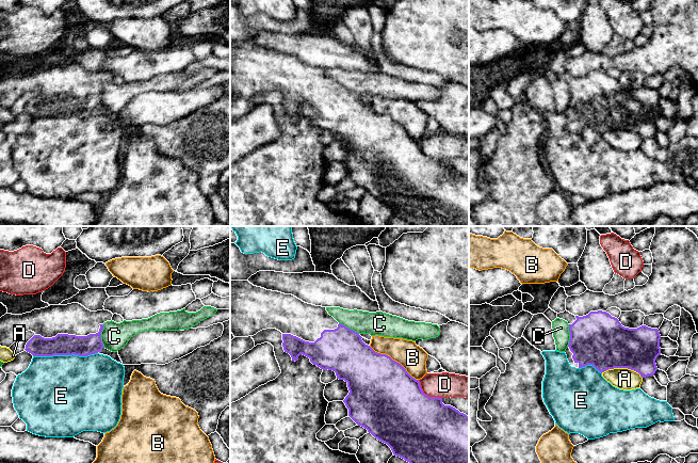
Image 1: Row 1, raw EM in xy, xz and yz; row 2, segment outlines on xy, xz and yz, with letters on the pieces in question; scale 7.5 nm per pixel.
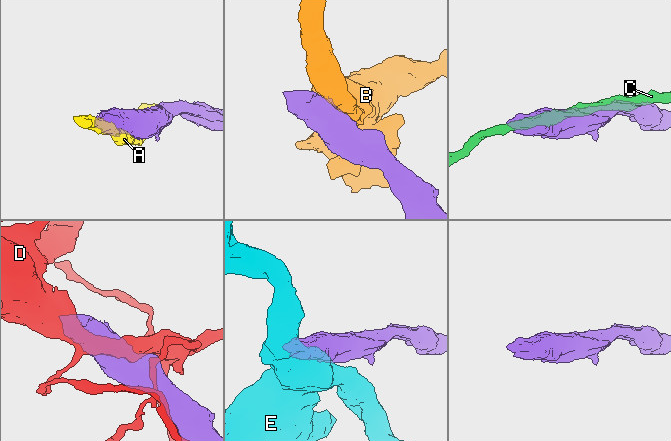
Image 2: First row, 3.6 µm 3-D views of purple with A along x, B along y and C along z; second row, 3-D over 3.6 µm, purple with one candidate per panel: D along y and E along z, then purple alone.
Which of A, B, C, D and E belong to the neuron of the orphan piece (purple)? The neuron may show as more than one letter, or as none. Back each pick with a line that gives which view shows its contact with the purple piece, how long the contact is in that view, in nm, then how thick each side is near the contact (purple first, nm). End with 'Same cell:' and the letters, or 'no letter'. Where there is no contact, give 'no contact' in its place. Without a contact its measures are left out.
Same cell: no letter

